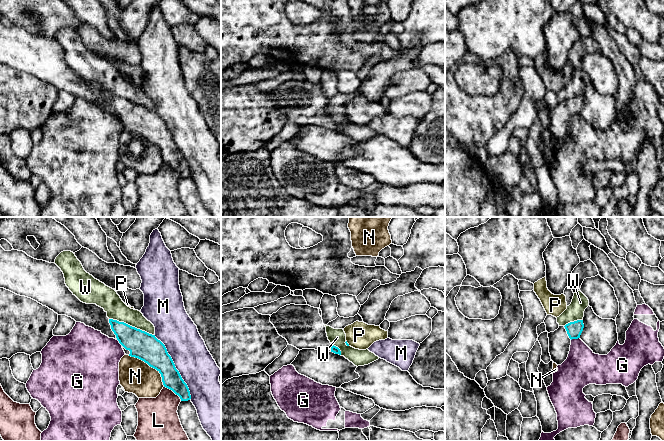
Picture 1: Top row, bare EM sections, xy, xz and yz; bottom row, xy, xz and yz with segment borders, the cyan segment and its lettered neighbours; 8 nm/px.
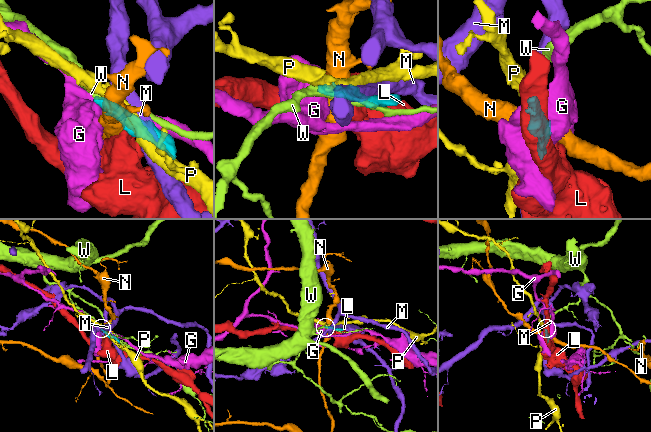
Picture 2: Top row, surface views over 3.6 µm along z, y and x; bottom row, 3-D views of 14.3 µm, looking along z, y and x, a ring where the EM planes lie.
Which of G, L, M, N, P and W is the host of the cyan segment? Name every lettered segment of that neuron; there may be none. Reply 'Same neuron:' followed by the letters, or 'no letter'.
Same neuron: no letter

